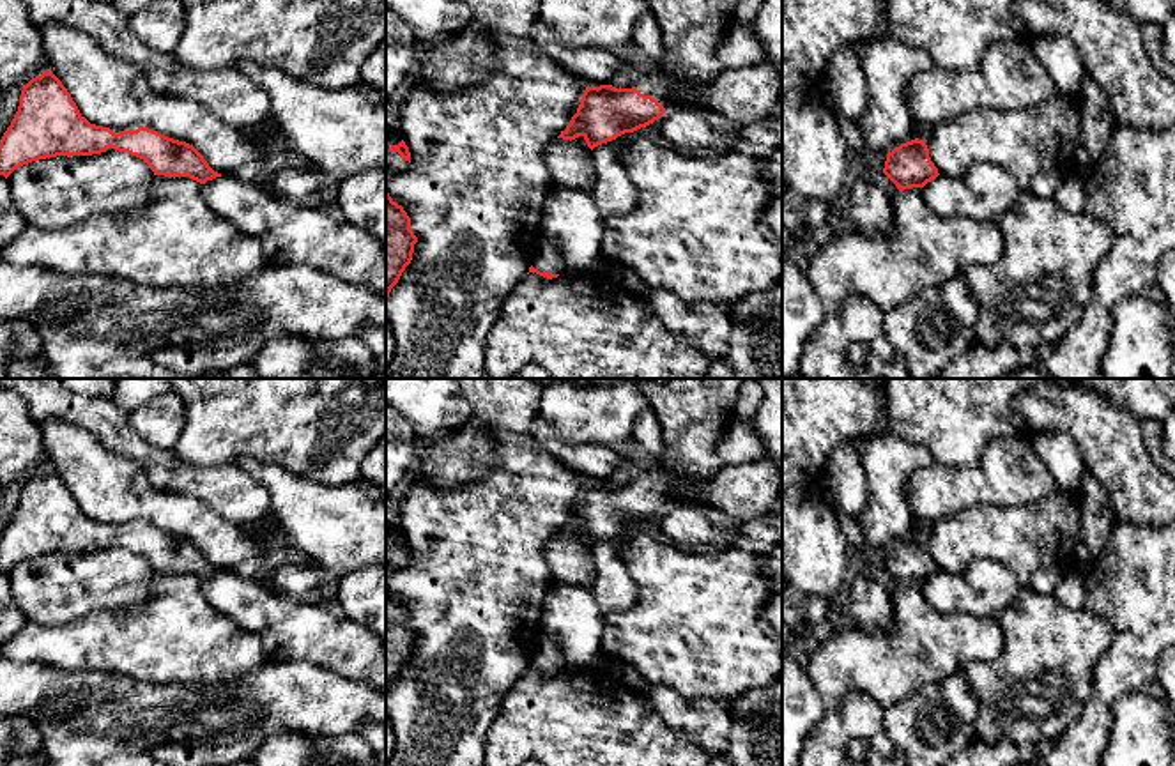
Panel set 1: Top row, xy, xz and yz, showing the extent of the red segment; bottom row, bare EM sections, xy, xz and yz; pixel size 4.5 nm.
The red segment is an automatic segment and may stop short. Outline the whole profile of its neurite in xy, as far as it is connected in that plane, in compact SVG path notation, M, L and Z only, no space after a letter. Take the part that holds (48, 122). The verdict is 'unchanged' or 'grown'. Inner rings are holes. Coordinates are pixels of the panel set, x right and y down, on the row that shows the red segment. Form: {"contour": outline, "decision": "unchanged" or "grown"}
{"contour": "M48 69L23 85L18 111L0 140L0 175L5 179L19 166L57 156L92 156L101 152L127 152L143 159L154 175L189 177L200 184L221 177L189 143L168 138L143 126L103 127L90 124L78 110L67 88Z", "decision": "grown"}

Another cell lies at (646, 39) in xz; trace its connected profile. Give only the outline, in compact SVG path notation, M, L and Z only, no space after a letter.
M648 12L635 27L632 35L634 51L648 60L658 64L664 60L664 44L660 27L651 12Z

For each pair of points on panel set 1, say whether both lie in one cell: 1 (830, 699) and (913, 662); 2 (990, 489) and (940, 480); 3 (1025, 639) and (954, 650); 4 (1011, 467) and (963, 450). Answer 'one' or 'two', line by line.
1: one
2: one
3: two
4: two

